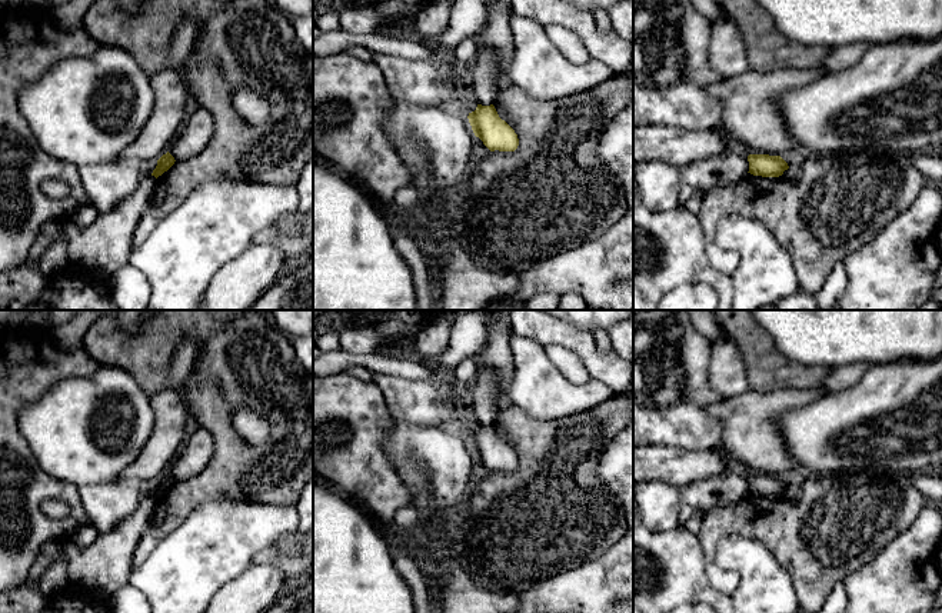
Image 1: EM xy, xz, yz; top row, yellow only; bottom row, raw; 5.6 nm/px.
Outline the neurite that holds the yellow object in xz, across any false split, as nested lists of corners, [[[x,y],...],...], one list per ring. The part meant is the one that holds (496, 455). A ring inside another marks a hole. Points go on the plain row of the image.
[[[477,424],[476,430],[467,436],[472,450],[490,470],[515,472],[519,459],[515,450],[499,437],[493,424]]]

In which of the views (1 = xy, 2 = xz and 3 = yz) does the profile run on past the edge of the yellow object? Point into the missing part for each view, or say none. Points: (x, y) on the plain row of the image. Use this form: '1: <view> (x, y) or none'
1: none
2: none
3: none

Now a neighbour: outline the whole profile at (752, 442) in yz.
[[[780,389],[769,393],[746,390],[722,403],[710,404],[706,413],[722,423],[720,452],[726,459],[745,474],[782,476],[795,467],[795,460],[789,454],[779,429],[779,416],[785,412],[803,407],[828,392],[822,389],[799,390]]]

